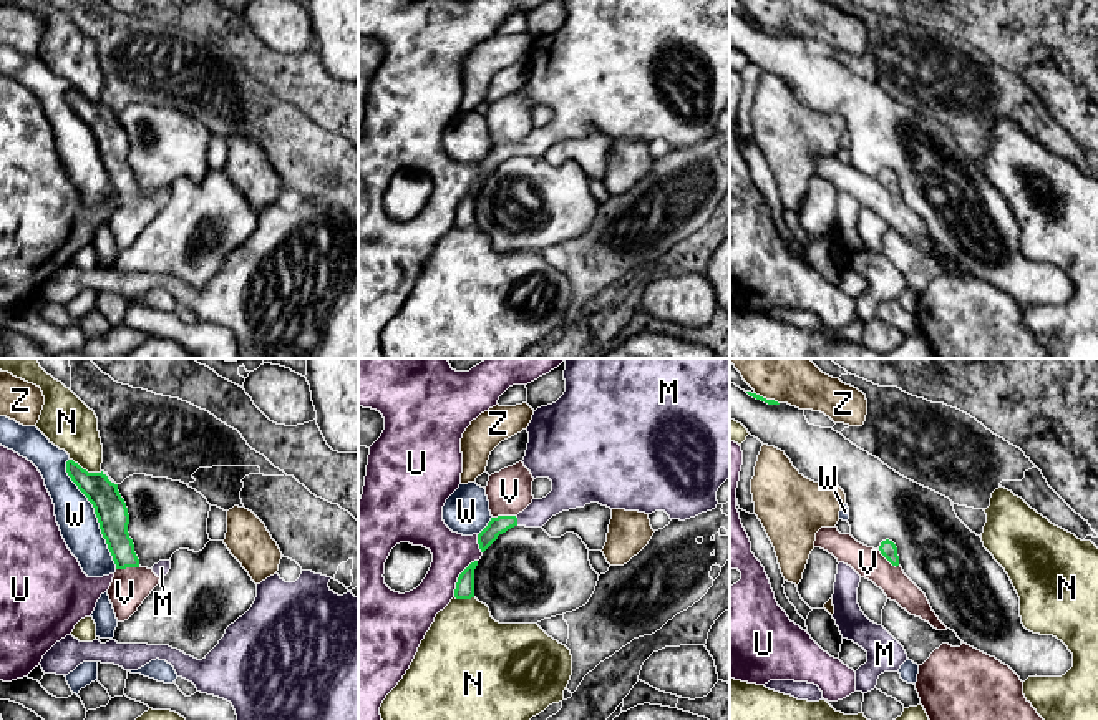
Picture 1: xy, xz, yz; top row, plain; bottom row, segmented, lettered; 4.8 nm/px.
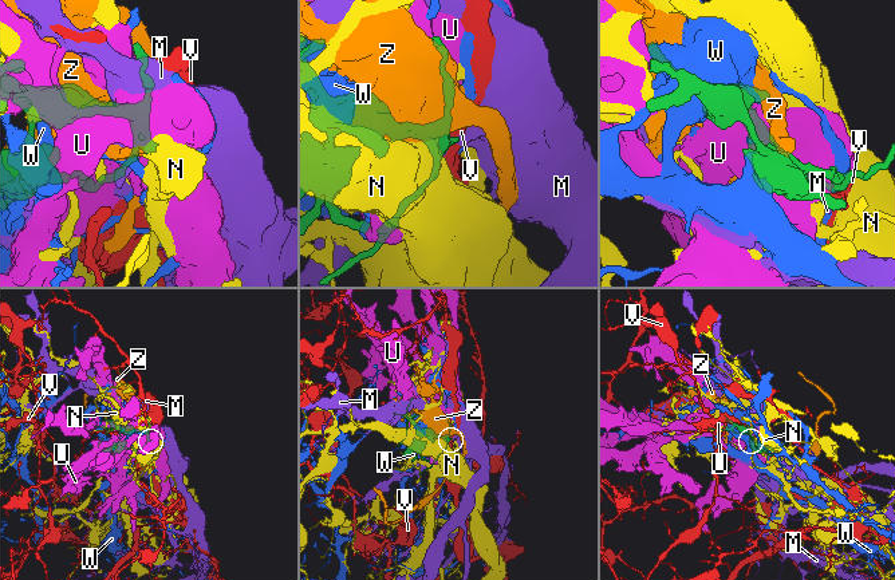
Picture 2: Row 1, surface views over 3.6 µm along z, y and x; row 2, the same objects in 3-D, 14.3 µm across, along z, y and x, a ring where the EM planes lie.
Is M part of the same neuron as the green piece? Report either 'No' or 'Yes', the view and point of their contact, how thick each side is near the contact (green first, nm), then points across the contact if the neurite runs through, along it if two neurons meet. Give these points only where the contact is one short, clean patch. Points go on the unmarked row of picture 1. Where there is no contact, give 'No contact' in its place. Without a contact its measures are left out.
Yes. Touches green at xz (516, 150). Thickness 90 nm (green) against 120 nm. Path across: xz (500, 153), (516, 150), (534, 145), (561, 126)

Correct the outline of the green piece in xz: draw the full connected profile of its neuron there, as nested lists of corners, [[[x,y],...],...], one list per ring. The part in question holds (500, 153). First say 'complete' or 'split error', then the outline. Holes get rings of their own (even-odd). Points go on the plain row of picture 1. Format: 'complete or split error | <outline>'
split error | [[[564,0],[564,8],[564,23],[556,32],[541,35],[534,40],[527,55],[529,71],[522,88],[534,108],[549,106],[552,109],[552,119],[542,128],[532,128],[532,131],[517,144],[491,146],[488,154],[478,163],[481,181],[484,181],[499,163],[514,154],[542,156],[552,144],[562,139],[584,136],[590,131],[599,131],[610,138],[639,139],[645,143],[665,139],[670,148],[680,149],[717,136],[717,119],[730,108],[730,0]]]

